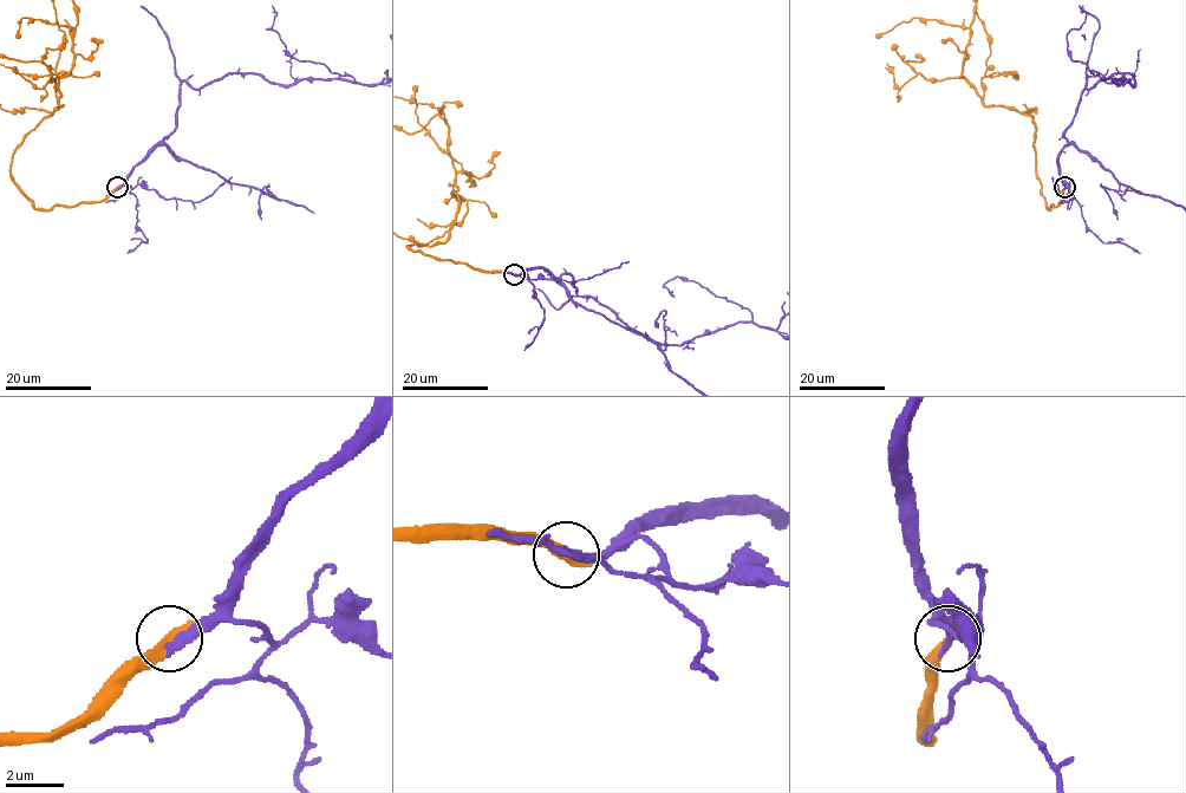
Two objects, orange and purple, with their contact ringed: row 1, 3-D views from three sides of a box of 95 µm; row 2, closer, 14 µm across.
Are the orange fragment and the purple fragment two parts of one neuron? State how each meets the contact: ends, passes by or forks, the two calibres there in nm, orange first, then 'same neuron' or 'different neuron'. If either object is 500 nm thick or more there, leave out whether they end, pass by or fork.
orange ends there; purple ends there; 400 nm thick on the orange side, 360 nm on the other; same neuron

